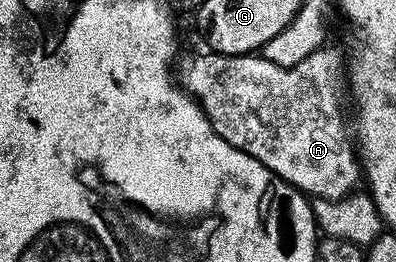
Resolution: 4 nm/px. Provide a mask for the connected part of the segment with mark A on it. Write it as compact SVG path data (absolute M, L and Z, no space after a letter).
M329 44L322 46L320 50L311 52L311 56L307 56L307 60L299 60L299 64L294 66L271 64L271 60L267 60L257 52L252 54L214 54L212 52L204 52L205 54L197 54L194 58L182 57L179 62L179 81L185 93L197 99L198 104L203 108L203 112L211 120L215 132L219 132L219 136L223 136L223 140L227 140L227 144L247 152L247 156L255 156L255 160L259 160L259 164L267 167L273 173L273 177L282 178L283 181L290 182L302 194L312 196L314 199L327 198L330 202L334 202L340 198L349 197L350 194L358 189L357 181L359 183L362 181L363 166L359 161L354 135L350 131L349 134L345 131L345 114L341 111L343 58L341 62L340 56L332 50L331 46Z

